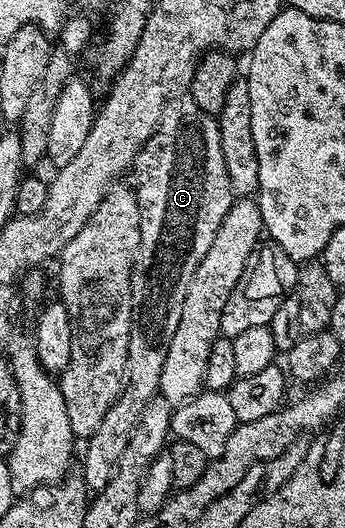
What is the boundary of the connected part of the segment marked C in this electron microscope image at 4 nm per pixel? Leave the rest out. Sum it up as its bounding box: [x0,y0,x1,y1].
[81,95,233,491]

